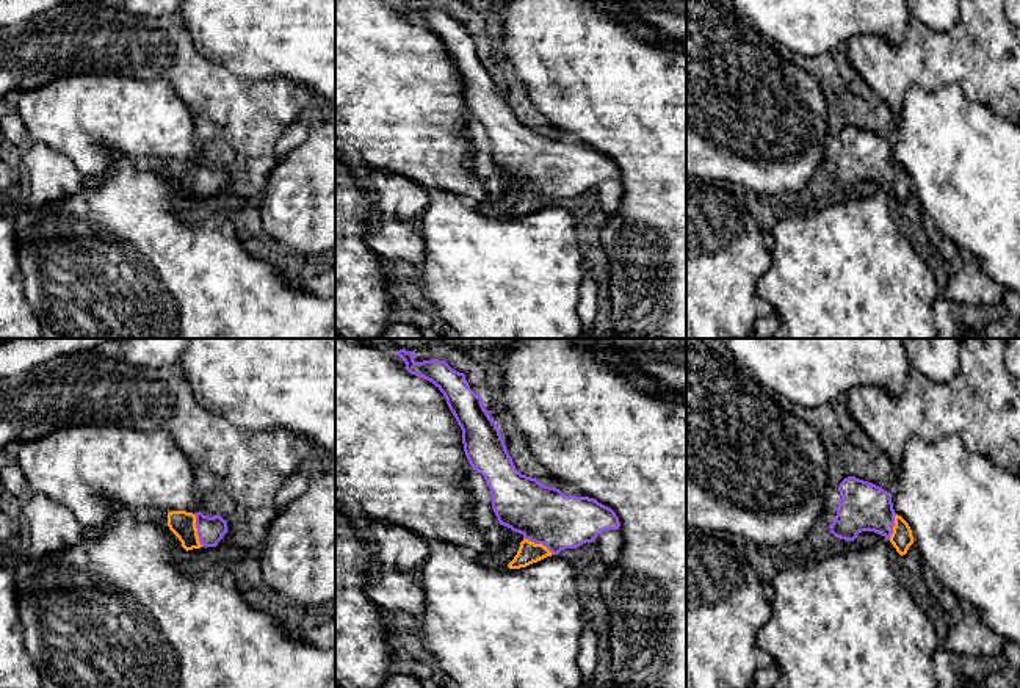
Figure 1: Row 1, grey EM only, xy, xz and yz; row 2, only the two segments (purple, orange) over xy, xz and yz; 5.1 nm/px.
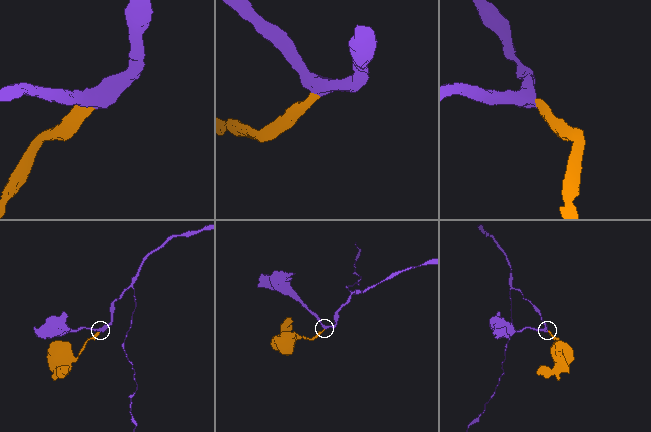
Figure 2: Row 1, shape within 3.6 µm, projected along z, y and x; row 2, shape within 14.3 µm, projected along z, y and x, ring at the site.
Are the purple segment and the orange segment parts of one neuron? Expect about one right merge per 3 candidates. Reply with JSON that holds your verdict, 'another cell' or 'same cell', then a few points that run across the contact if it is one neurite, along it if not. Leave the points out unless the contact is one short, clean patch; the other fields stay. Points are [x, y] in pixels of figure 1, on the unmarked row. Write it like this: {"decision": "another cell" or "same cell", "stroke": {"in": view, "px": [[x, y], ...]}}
{"decision": "same cell", "stroke": {"in": "xy", "px": [[210, 179], [198, 179], [182, 173]]}}

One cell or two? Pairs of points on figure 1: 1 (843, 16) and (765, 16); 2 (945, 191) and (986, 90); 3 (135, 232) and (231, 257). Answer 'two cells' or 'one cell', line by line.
1: one cell
2: two cells
3: one cell

